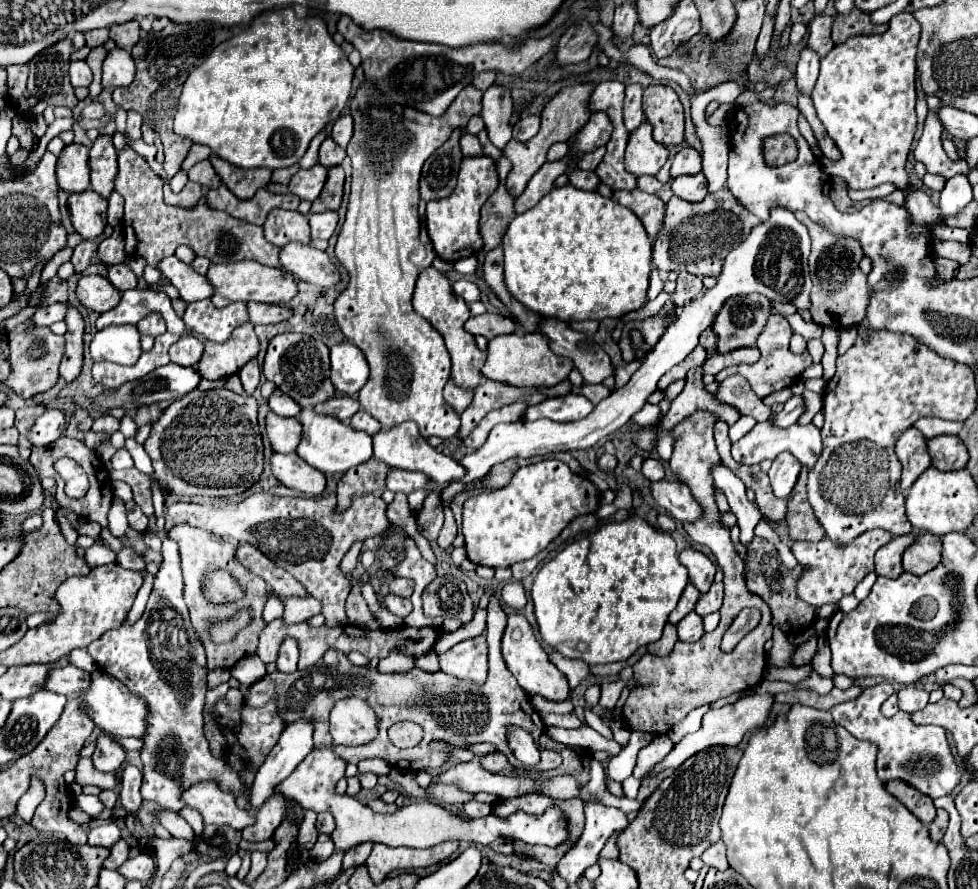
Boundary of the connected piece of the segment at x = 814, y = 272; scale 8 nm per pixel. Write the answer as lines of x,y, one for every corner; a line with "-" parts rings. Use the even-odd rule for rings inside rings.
802,211
794,213
796,219
808,227
812,237
812,253
810,253
810,275
812,275
812,319
822,327
844,329
858,325
864,319
864,311
868,305
868,283
866,275
858,269
858,261
862,259
862,249
856,239
846,239
824,231
820,225
810,221

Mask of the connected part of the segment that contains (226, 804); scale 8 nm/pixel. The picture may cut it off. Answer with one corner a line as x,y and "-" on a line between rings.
200,781
194,783
182,795
184,805
196,809
204,817
204,825
228,825
238,831
252,825
254,819
236,807
234,795
230,791
222,791
216,781

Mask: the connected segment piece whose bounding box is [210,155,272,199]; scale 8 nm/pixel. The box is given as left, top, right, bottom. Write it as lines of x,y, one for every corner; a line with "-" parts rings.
210,155
210,163
220,175
222,183
240,199
250,199
260,187
264,187
270,181
272,175
272,171
268,171
266,167
248,169
248,171
240,167
234,169
230,163
224,163
224,159
220,159
218,155

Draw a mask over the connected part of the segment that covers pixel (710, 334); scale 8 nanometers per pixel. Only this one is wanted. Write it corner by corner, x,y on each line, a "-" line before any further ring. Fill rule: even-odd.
708,327
708,331
704,331
704,335
700,335
700,345
708,351
708,357
716,355
716,341
718,341
718,335
716,335
714,327

